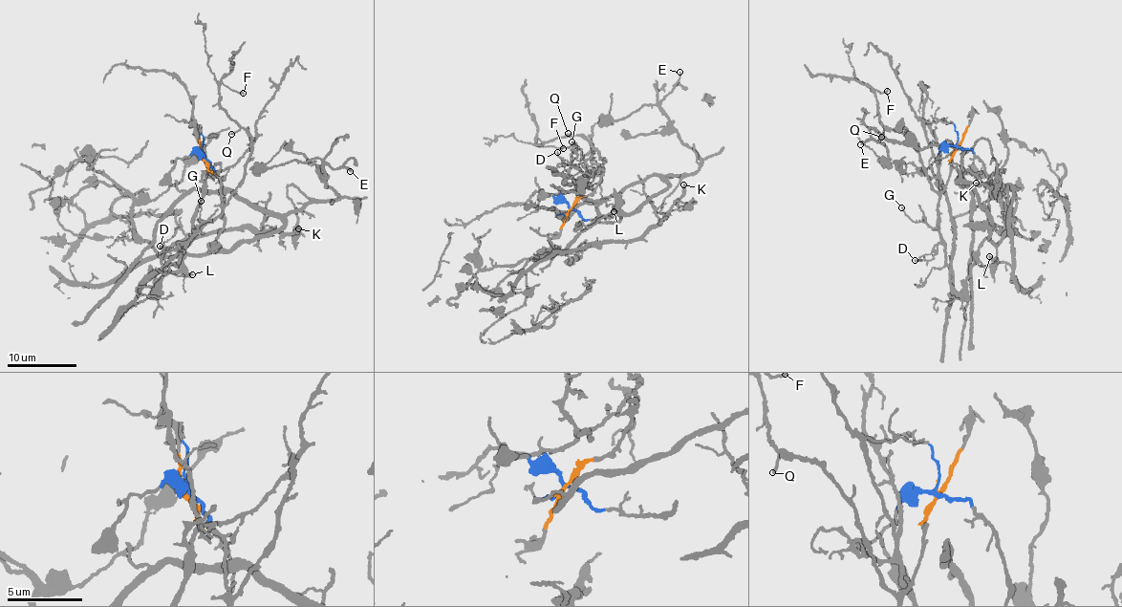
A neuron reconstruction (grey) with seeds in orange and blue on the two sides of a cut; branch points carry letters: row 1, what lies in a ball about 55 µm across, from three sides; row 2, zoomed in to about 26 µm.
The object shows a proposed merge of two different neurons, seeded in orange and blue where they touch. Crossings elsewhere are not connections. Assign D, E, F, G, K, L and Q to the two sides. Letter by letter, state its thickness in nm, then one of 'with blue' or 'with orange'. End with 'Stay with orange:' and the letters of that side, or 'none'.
D: 180 nm | with orange
E: 170 nm | with blue
F: 180 nm | with orange
G: 130 nm | with orange
K: 340 nm | with blue
L: 170 nm | with blue
Q: 160 nm | with orange
Stay with orange: D, F, G, Q

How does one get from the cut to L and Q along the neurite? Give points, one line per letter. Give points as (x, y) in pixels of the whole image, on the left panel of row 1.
L: (203, 156), (222, 187), (225, 227), (204, 253), (171, 254), (164, 261), (166, 270), (179, 276), (193, 275)
Q: (203, 156), (207, 169), (220, 179), (222, 203), (226, 203), (242, 179), (253, 147), (246, 129), (230, 133)

